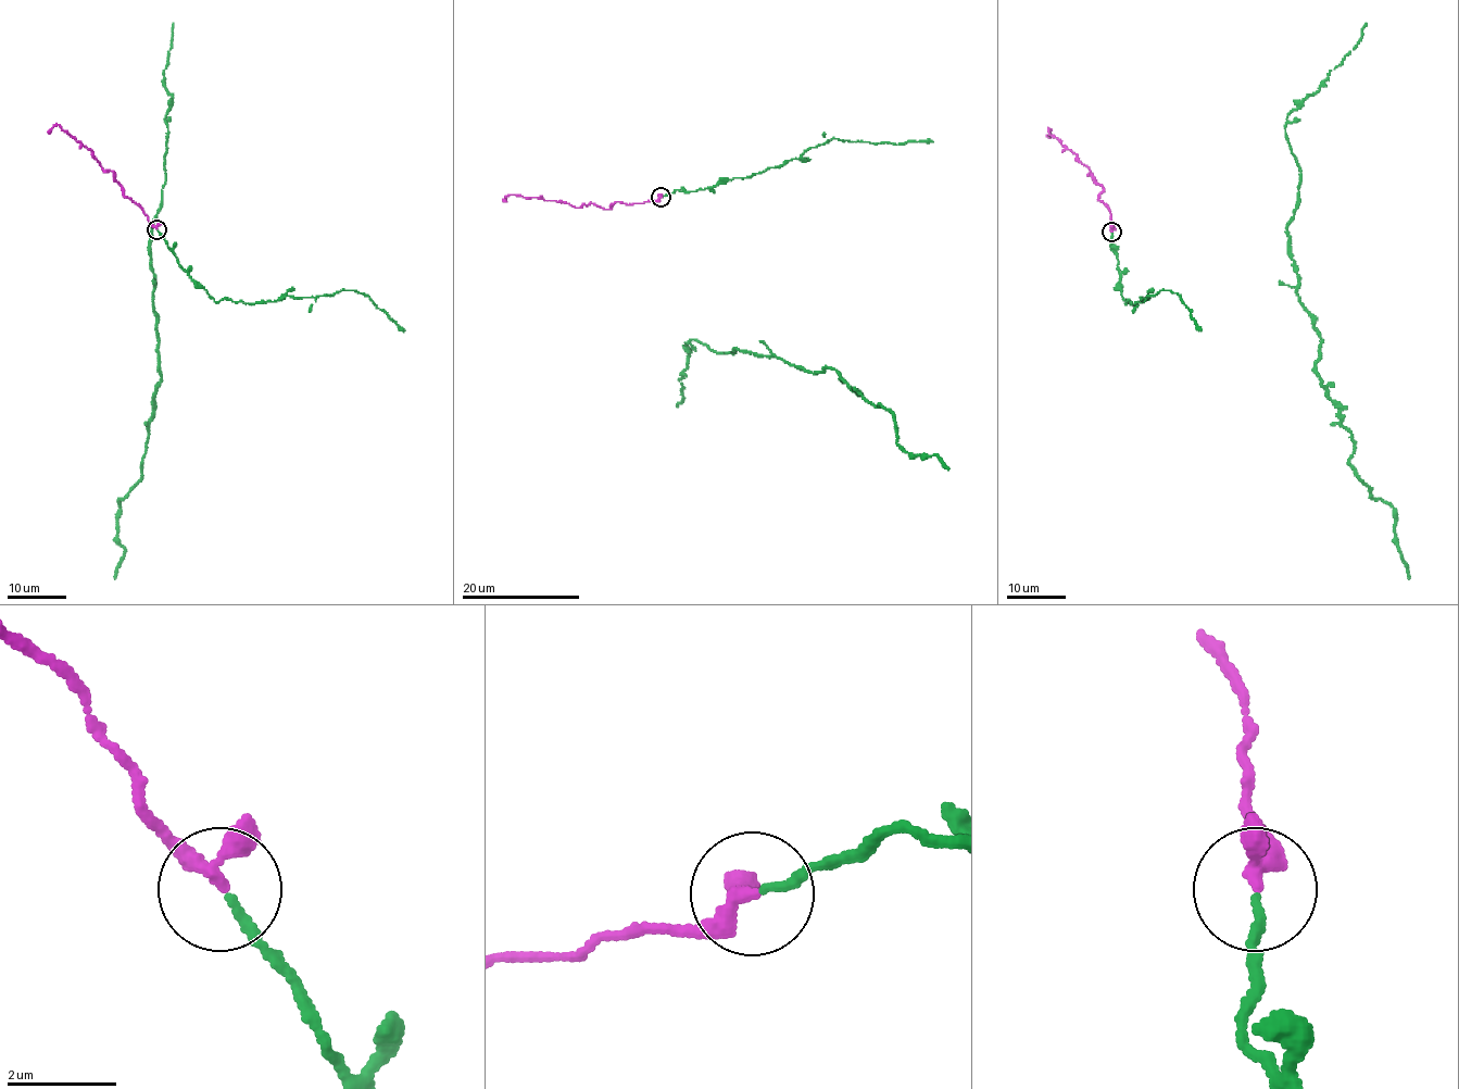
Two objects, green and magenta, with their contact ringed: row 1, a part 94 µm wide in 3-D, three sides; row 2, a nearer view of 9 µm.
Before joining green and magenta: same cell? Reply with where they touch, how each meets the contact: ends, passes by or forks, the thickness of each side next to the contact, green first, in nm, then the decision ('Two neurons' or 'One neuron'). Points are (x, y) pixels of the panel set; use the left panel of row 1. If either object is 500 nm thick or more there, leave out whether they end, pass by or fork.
Place: (156, 229). At the ring green ends. At the ring magenta passes by. Thickness 150 nm (green) against 240 nm. One neuron

